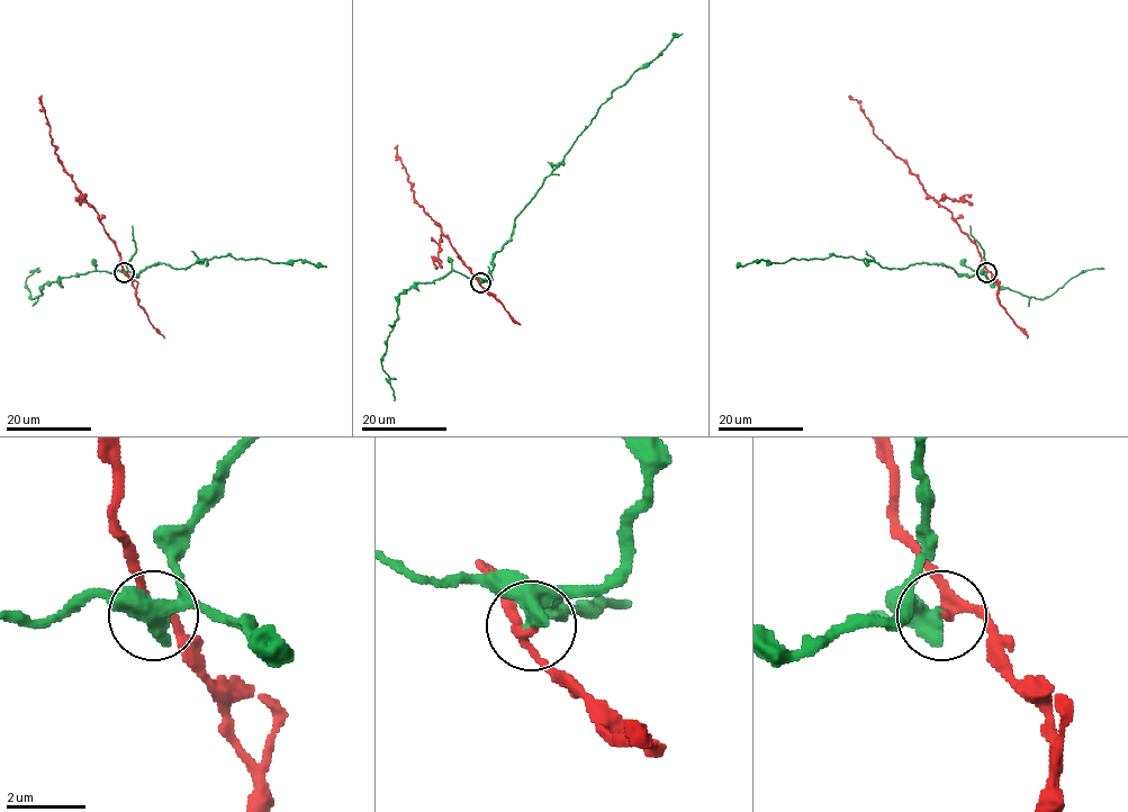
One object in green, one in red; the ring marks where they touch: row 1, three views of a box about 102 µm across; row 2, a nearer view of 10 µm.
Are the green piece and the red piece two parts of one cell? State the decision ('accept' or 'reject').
reject

